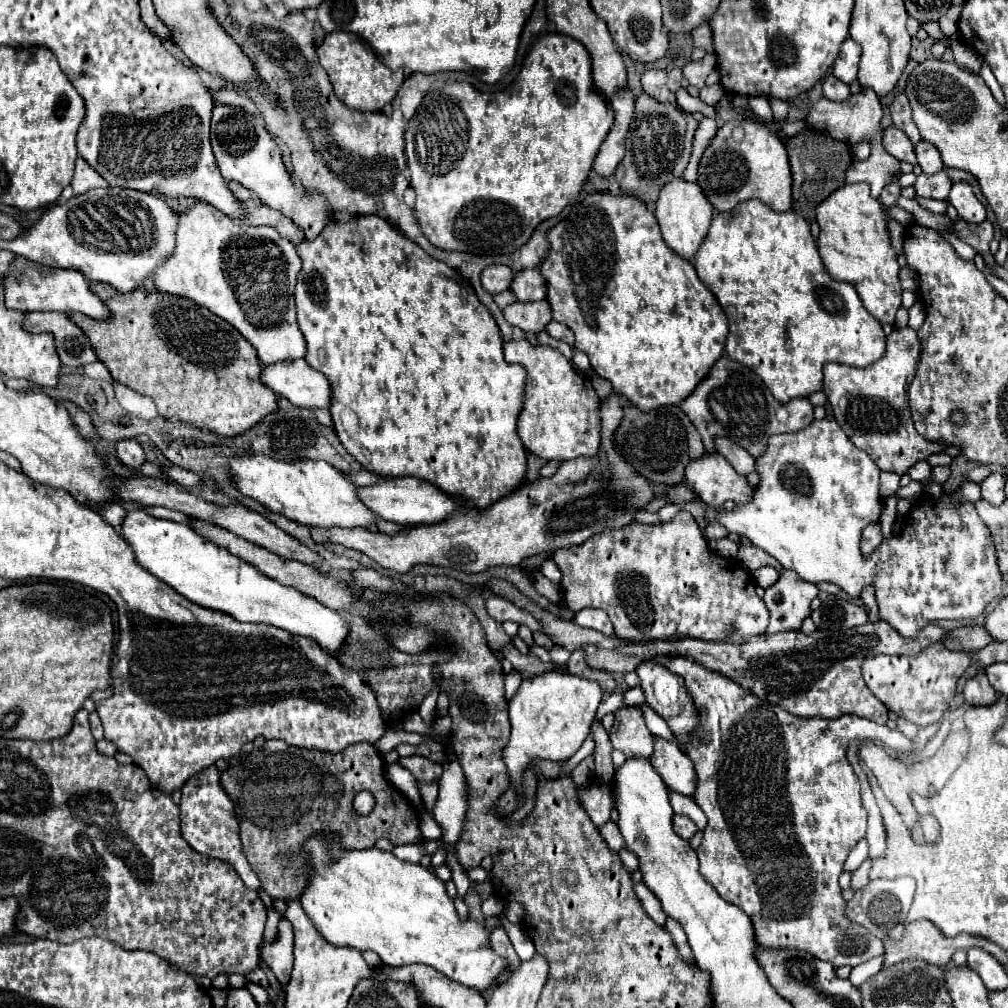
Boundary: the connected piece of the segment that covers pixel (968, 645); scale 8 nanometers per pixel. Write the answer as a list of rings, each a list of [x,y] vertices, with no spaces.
[[[958,627],[948,631],[948,635],[944,637],[944,645],[948,649],[958,649],[958,651],[978,651],[982,647],[986,647],[986,643],[990,643],[992,637],[988,635],[988,631],[984,627]]]

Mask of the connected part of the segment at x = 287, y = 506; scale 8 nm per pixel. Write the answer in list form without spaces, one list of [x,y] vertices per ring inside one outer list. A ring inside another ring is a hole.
[[[264,455],[232,459],[230,471],[236,479],[238,489],[264,503],[268,509],[282,513],[284,517],[298,521],[306,527],[370,527],[376,523],[378,515],[368,509],[358,497],[358,485],[354,485],[342,471],[324,461],[298,461],[284,463],[268,459]]]

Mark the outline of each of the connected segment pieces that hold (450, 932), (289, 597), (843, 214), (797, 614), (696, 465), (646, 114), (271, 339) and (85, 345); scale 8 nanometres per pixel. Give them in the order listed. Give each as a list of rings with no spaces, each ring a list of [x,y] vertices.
[[[312,835],[302,843],[302,855],[308,855],[308,871],[310,879],[300,895],[300,905],[306,911],[308,919],[314,927],[332,943],[340,947],[350,947],[358,951],[376,951],[386,965],[400,967],[410,963],[430,965],[442,975],[462,985],[474,987],[478,991],[496,985],[496,977],[508,963],[498,957],[488,943],[488,931],[478,925],[476,921],[468,919],[466,923],[460,921],[454,901],[446,895],[444,883],[430,873],[430,869],[422,867],[420,863],[400,861],[394,853],[380,851],[376,847],[364,851],[348,851],[340,845],[340,835]]]
[[[128,511],[122,521],[122,537],[134,549],[140,567],[196,605],[228,613],[236,621],[268,623],[294,635],[308,635],[330,655],[338,651],[348,633],[348,621],[340,613],[302,595],[294,587],[280,585],[262,575],[246,561],[230,555],[228,549],[200,537],[188,525],[156,519],[144,511]]]
[[[868,183],[844,185],[834,191],[820,207],[816,207],[820,225],[818,251],[824,269],[836,281],[848,281],[858,291],[864,307],[880,321],[894,325],[898,307],[902,305],[902,289],[898,283],[898,261],[886,235],[886,223],[880,203],[870,195]]]
[[[782,569],[778,581],[766,589],[764,603],[770,611],[766,633],[800,629],[804,617],[810,615],[810,601],[818,595],[818,585],[802,581],[792,569]]]
[[[718,453],[692,459],[686,467],[686,481],[696,489],[704,503],[722,507],[726,501],[744,503],[752,495],[746,477],[732,471],[732,465]]]
[[[646,93],[638,95],[634,119],[626,139],[626,155],[614,171],[620,189],[632,193],[638,199],[644,199],[644,203],[654,203],[666,179],[680,177],[684,173],[696,127],[698,121],[690,113],[684,113],[678,105],[660,103]]]
[[[196,203],[188,211],[180,213],[176,249],[174,255],[154,271],[154,287],[160,293],[192,299],[206,307],[220,319],[236,327],[258,351],[258,359],[264,365],[278,361],[294,361],[306,355],[306,339],[296,323],[294,311],[294,285],[300,271],[300,257],[290,239],[278,235],[268,225],[244,225],[230,219],[208,203]]]
[[[28,313],[24,327],[32,333],[52,333],[62,363],[72,369],[98,361],[92,343],[66,313]]]

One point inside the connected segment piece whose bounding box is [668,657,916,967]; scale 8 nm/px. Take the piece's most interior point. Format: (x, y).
(783, 804)

